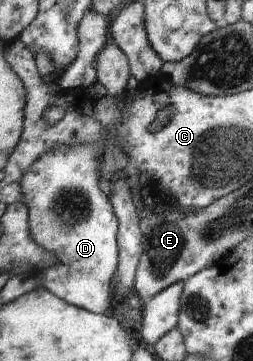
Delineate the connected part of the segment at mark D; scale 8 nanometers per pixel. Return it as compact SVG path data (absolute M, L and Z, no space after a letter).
M57 145L57 149L51 149L47 153L43 153L35 163L31 163L31 167L27 169L27 173L23 175L21 179L21 193L23 193L23 204L27 206L28 220L29 220L29 233L31 233L31 241L35 241L37 245L41 245L45 251L53 253L55 255L55 264L47 269L41 269L38 271L38 275L41 276L41 288L47 289L63 301L69 303L69 305L74 305L81 307L81 309L86 309L87 311L93 312L94 314L103 314L109 306L111 305L111 299L113 297L113 278L114 273L118 265L118 243L117 243L117 229L118 221L117 216L113 213L113 207L111 207L111 202L107 195L101 191L99 188L100 170L99 170L99 159L102 158L102 152L99 149L95 149L93 145Z

